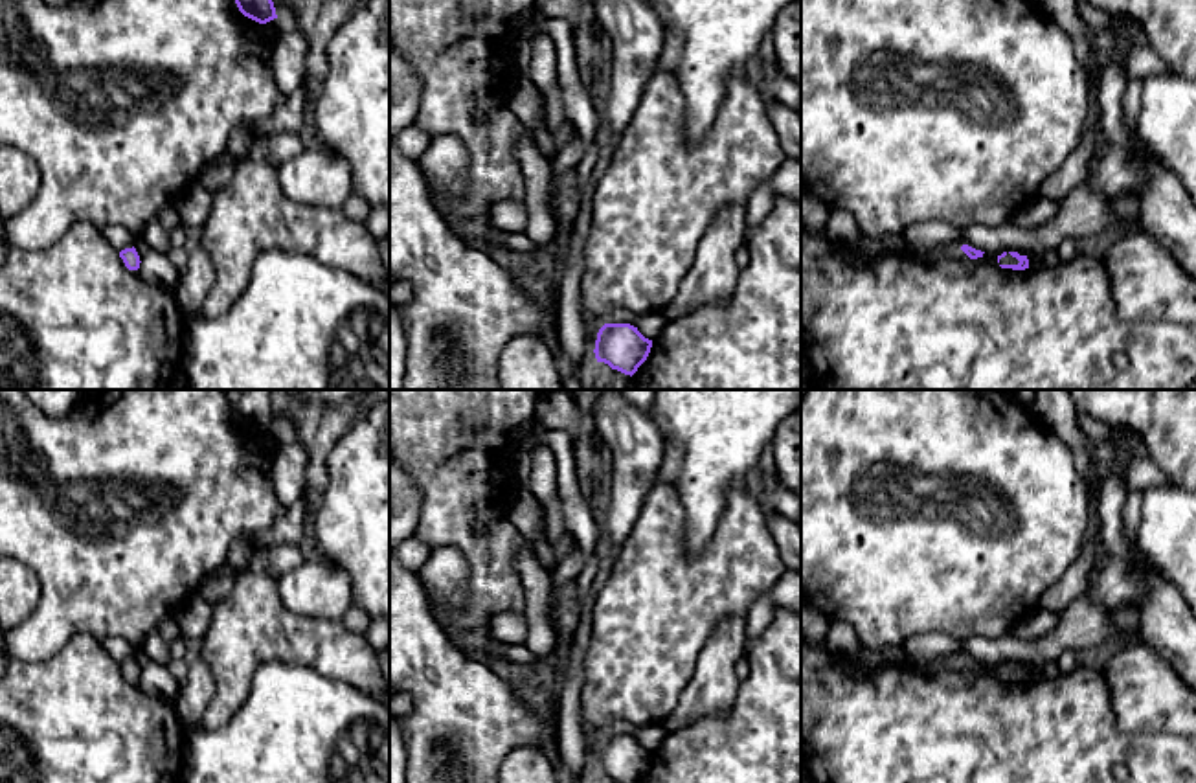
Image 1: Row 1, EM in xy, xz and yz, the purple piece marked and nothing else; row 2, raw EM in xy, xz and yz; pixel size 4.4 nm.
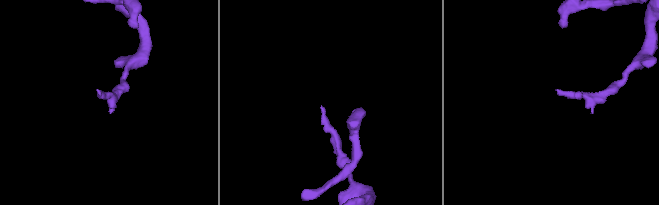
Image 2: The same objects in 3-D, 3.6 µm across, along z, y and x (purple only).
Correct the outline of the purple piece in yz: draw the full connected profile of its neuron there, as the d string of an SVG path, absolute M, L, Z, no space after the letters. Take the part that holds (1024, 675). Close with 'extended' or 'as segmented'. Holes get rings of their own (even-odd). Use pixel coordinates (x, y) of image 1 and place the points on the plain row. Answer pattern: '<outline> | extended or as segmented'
M1045 662L1038 671L1029 673L1027 667L1018 664L1003 664L998 667L998 675L1001 680L1025 682L1025 680L1040 680L1040 678L1055 678L1058 676L1058 662Z | extended

